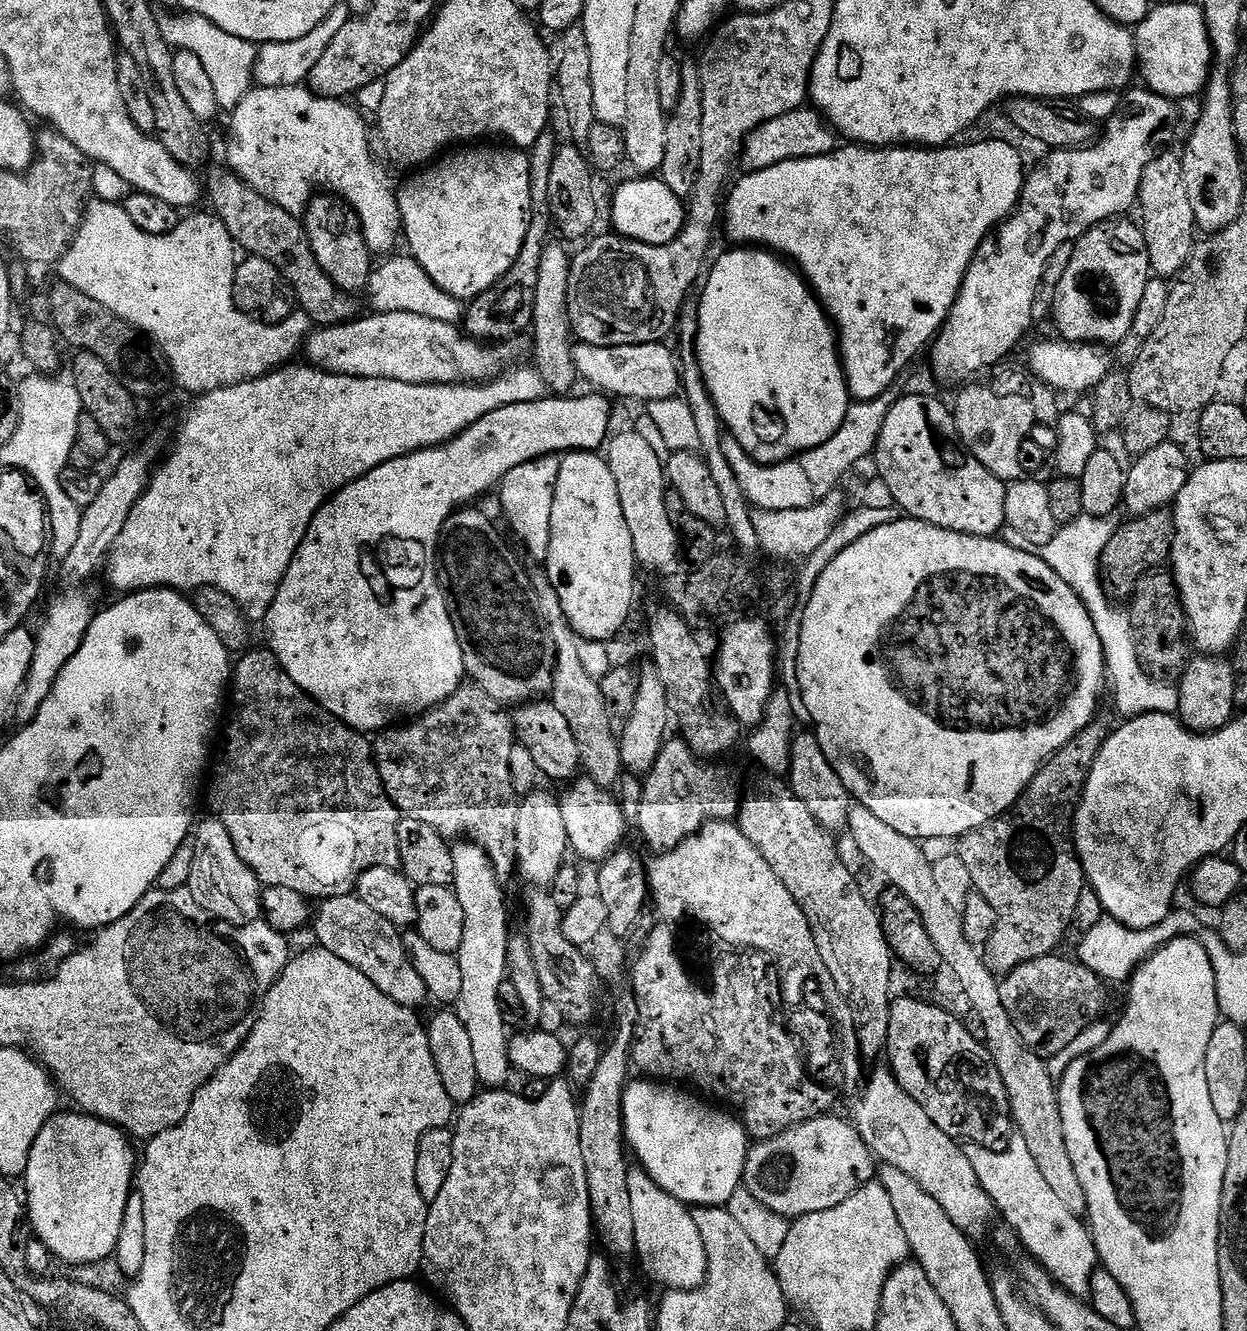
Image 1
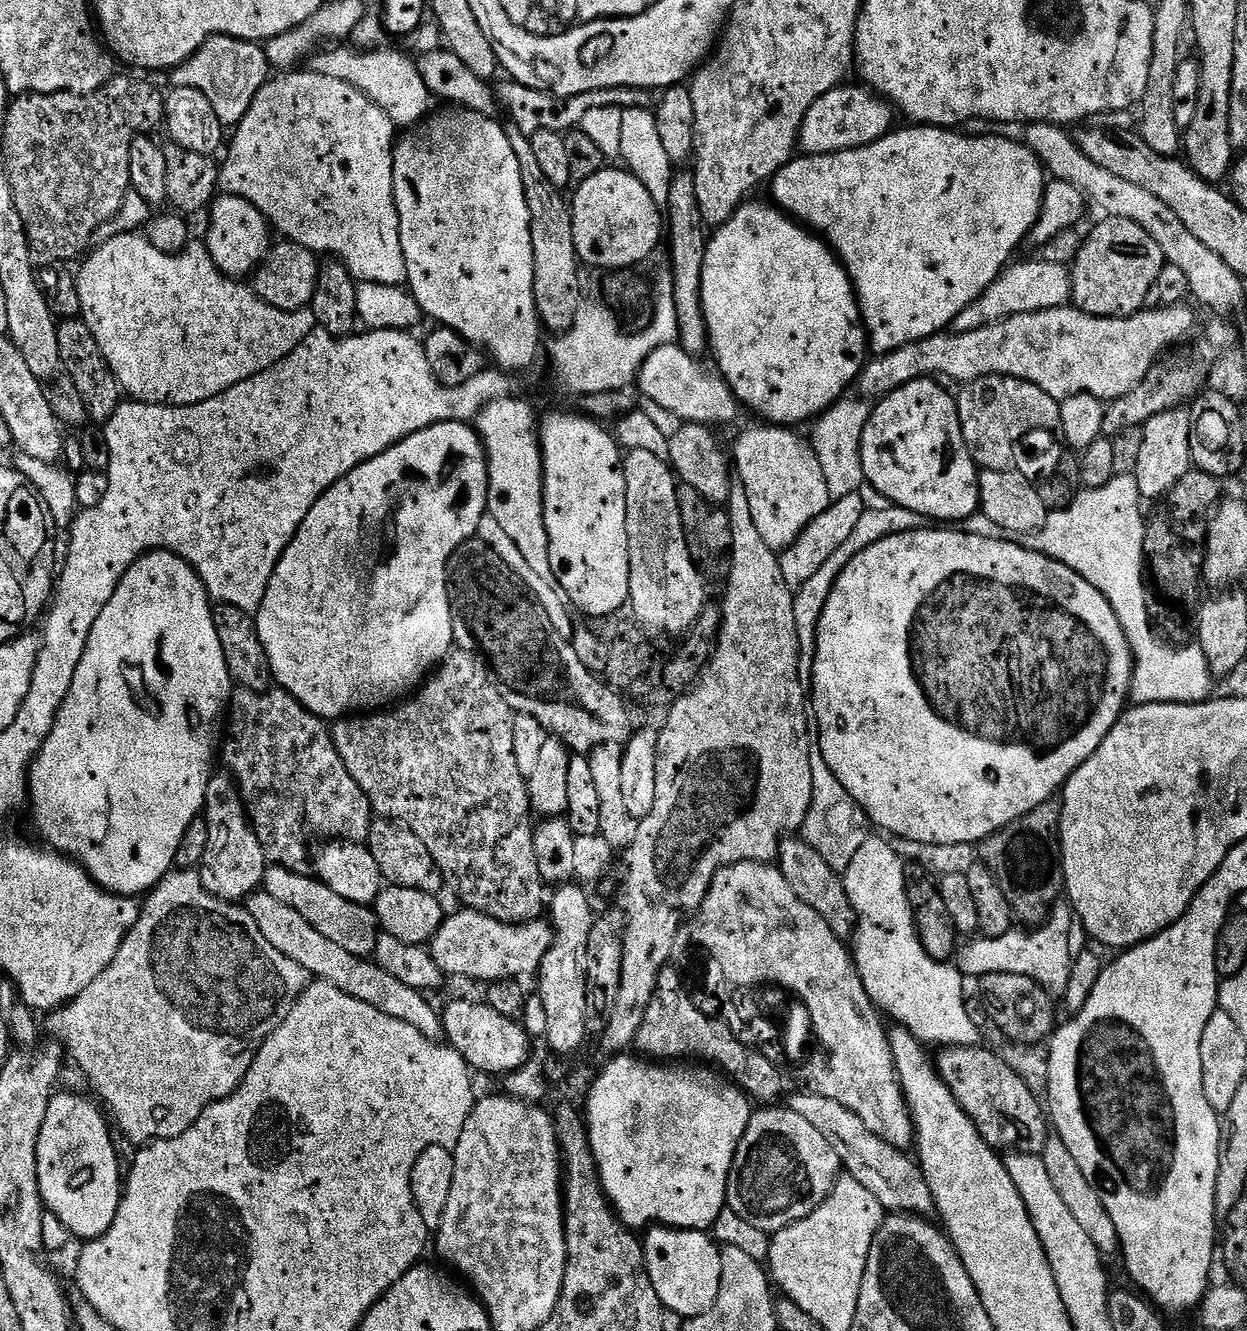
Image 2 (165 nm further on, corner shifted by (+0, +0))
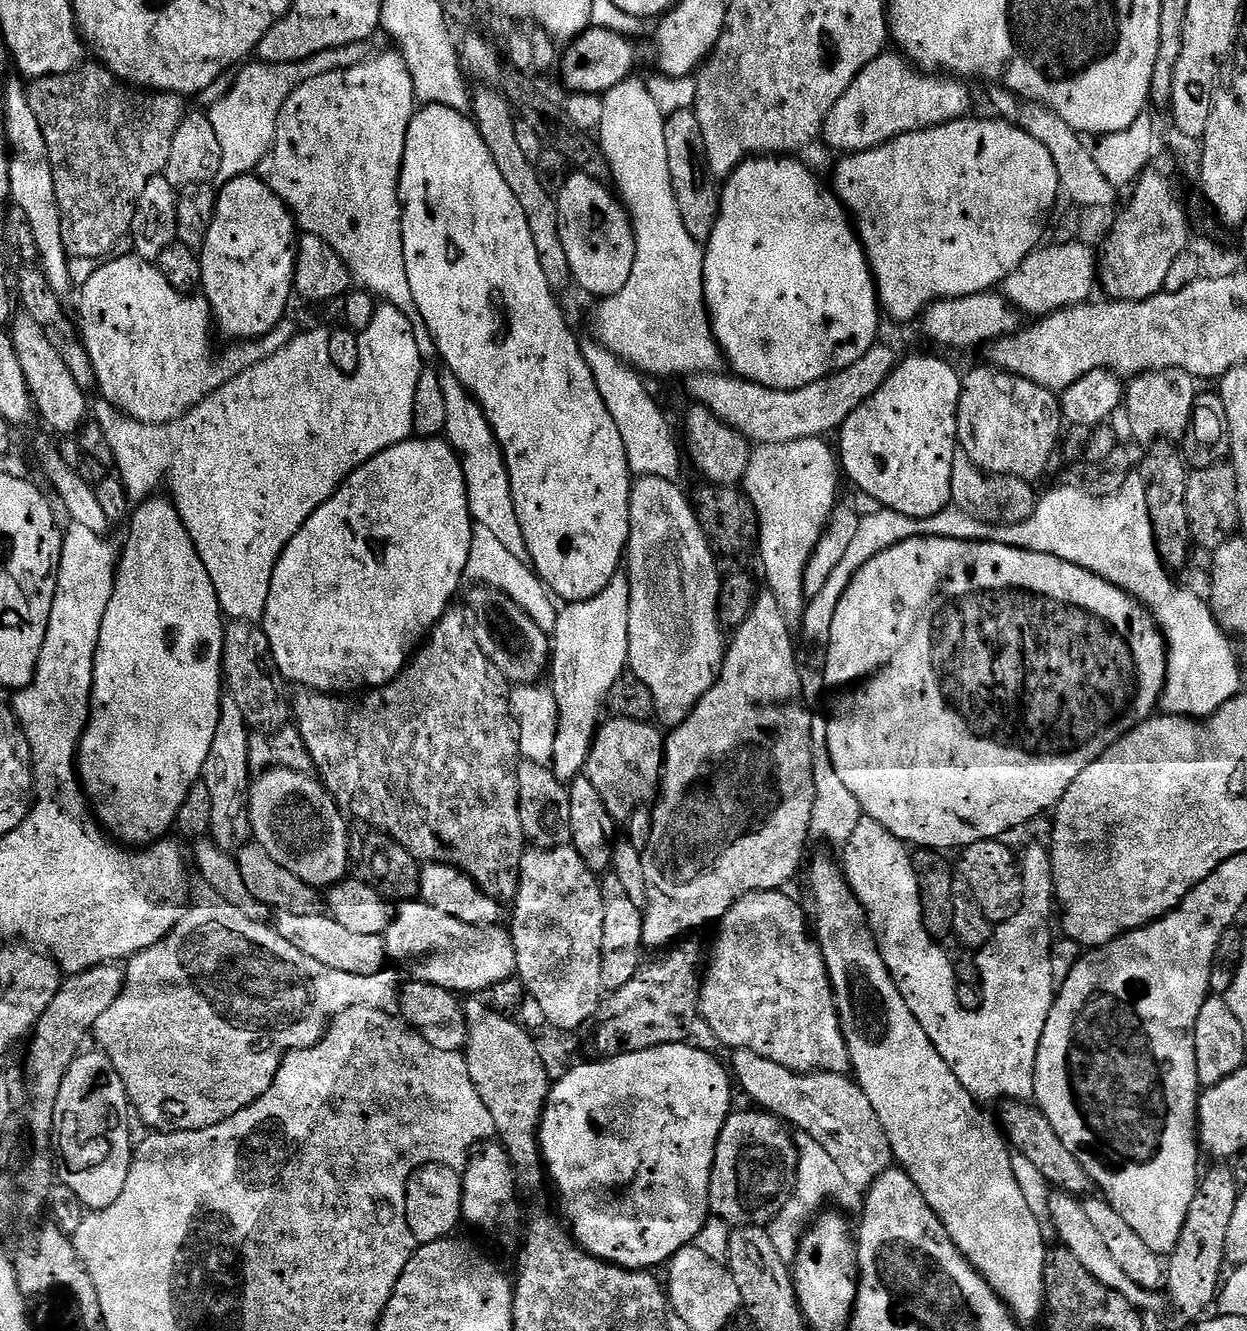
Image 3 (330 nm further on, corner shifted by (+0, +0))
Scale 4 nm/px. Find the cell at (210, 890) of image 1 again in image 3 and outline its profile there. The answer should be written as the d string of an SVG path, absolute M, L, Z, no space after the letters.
M225 695L220 702L220 721L214 734L214 746L210 758L204 763L202 782L210 790L214 809L211 839L220 848L239 850L253 839L250 800L254 765L250 762L250 727L243 717L242 709L231 695Z

